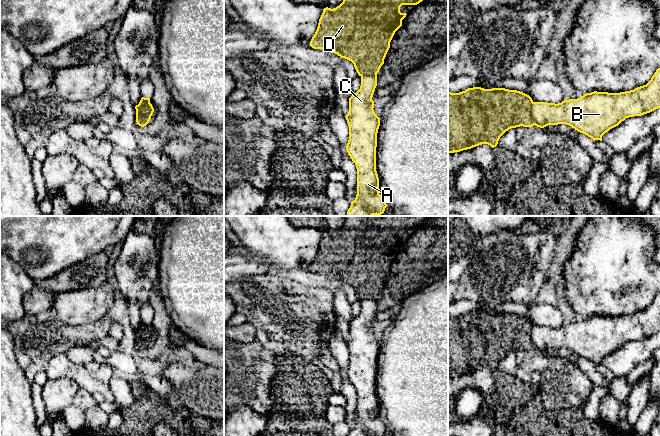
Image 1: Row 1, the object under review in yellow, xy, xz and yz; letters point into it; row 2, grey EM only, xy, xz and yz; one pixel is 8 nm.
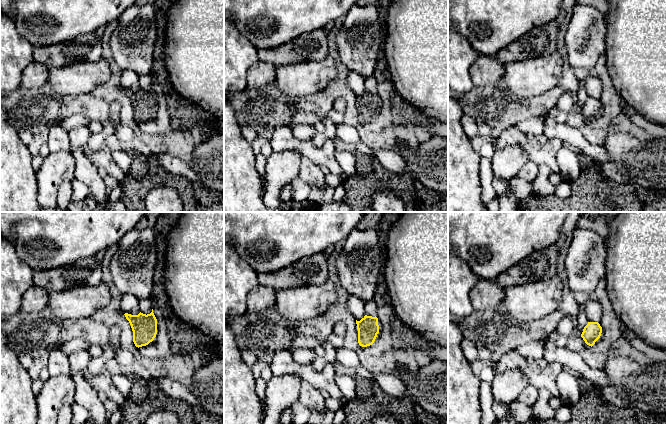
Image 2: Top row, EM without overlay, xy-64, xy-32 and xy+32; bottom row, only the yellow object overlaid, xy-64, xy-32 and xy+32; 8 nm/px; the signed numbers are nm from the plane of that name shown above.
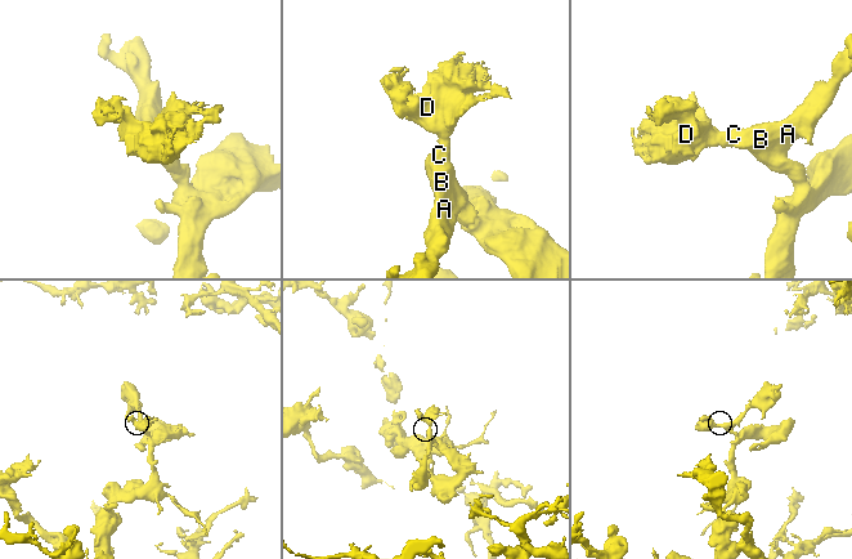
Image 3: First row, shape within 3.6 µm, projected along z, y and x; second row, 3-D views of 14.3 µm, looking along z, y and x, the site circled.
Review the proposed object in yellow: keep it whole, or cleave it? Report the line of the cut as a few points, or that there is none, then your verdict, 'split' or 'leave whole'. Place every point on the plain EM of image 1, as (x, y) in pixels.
cut xy (149, 326), (138, 332), (139, 339); split

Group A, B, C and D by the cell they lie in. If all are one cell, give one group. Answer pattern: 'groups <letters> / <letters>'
groups A B C / D

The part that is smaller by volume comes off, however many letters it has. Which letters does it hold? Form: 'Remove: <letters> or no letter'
Remove: D

